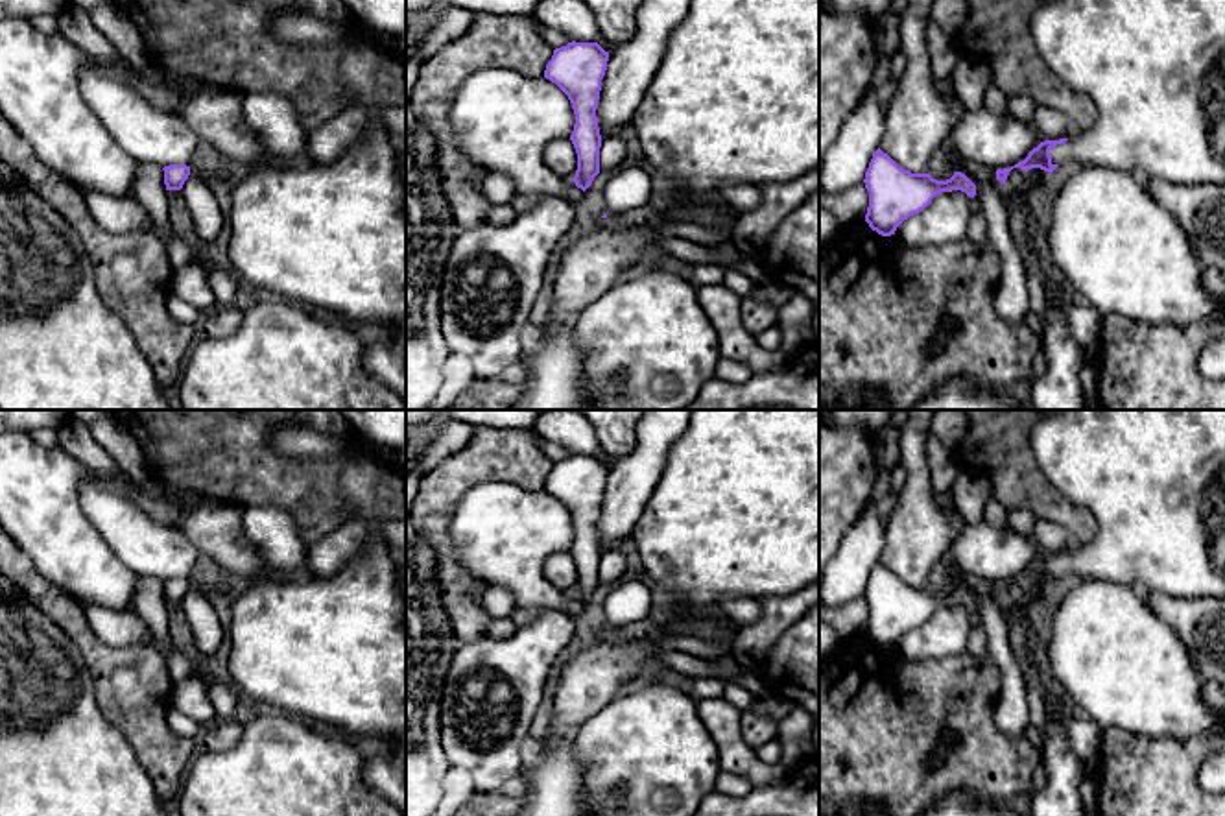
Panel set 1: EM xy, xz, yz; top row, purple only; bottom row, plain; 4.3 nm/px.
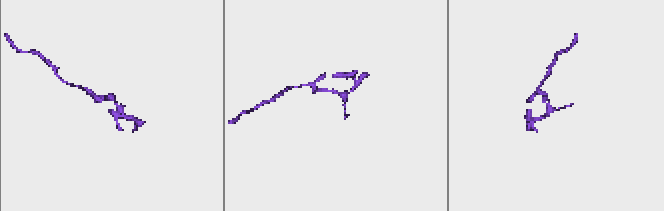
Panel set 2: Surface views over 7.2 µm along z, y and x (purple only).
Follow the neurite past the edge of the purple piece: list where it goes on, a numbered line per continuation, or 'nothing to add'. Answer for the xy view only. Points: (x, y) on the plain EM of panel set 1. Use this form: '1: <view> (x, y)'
nothing to add

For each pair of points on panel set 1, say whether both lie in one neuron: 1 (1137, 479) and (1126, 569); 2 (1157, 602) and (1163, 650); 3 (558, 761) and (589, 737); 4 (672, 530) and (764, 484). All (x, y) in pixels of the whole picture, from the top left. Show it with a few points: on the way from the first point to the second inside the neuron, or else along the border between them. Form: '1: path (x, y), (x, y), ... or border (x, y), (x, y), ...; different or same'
1: path (1137, 501), (1137, 541), (1131, 547); same
2: border (1137, 589), (1144, 602), (1177, 636), (1185, 650); different
3: border (570, 735), (572, 746), (583, 761), (585, 791); different
4: path (694, 530), (713, 530), (742, 504); same

